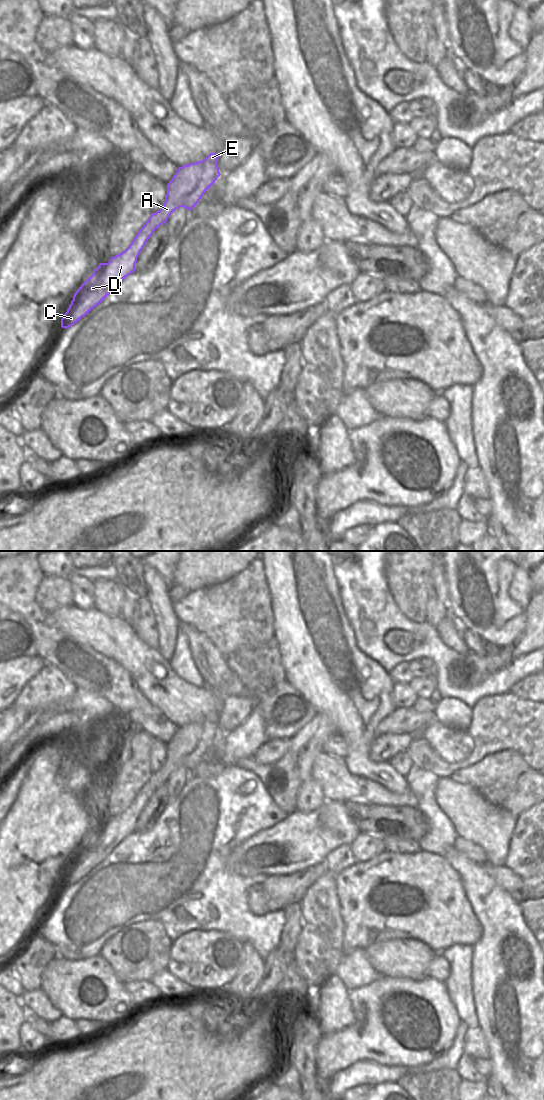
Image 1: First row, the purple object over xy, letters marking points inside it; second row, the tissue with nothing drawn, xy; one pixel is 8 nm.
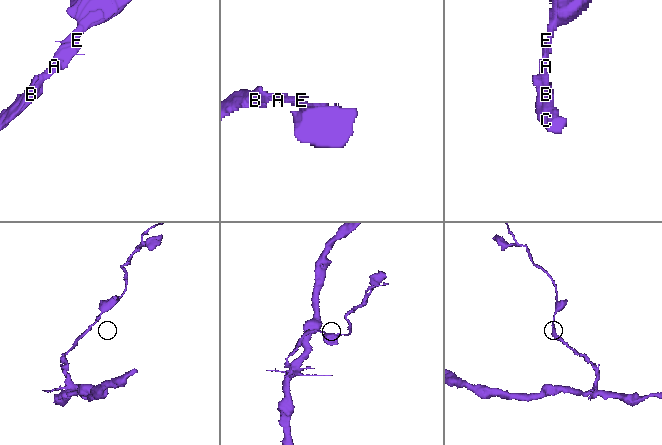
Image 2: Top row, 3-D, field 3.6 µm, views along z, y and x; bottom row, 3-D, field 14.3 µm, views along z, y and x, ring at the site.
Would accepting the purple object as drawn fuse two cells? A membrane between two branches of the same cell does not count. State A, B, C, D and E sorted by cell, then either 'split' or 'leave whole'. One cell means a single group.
A B C D E | leave whole

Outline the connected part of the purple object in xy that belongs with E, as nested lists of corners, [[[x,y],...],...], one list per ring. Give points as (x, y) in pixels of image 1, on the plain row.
[[[210,713],[202,721],[196,723],[190,723],[179,727],[173,738],[167,744],[167,754],[165,756],[165,762],[163,766],[156,772],[151,773],[151,776],[147,782],[141,787],[131,804],[120,814],[112,817],[108,823],[99,823],[99,826],[93,831],[93,834],[79,847],[73,856],[73,860],[67,869],[67,872],[63,875],[61,879],[61,887],[69,888],[75,883],[77,883],[82,877],[87,875],[94,867],[99,865],[128,835],[135,831],[135,824],[137,818],[145,806],[147,800],[151,797],[153,792],[162,784],[165,784],[169,776],[178,768],[184,767],[188,770],[192,770],[203,754],[215,743],[217,738],[221,735],[219,728],[217,726],[217,720],[219,718],[219,713]]]

